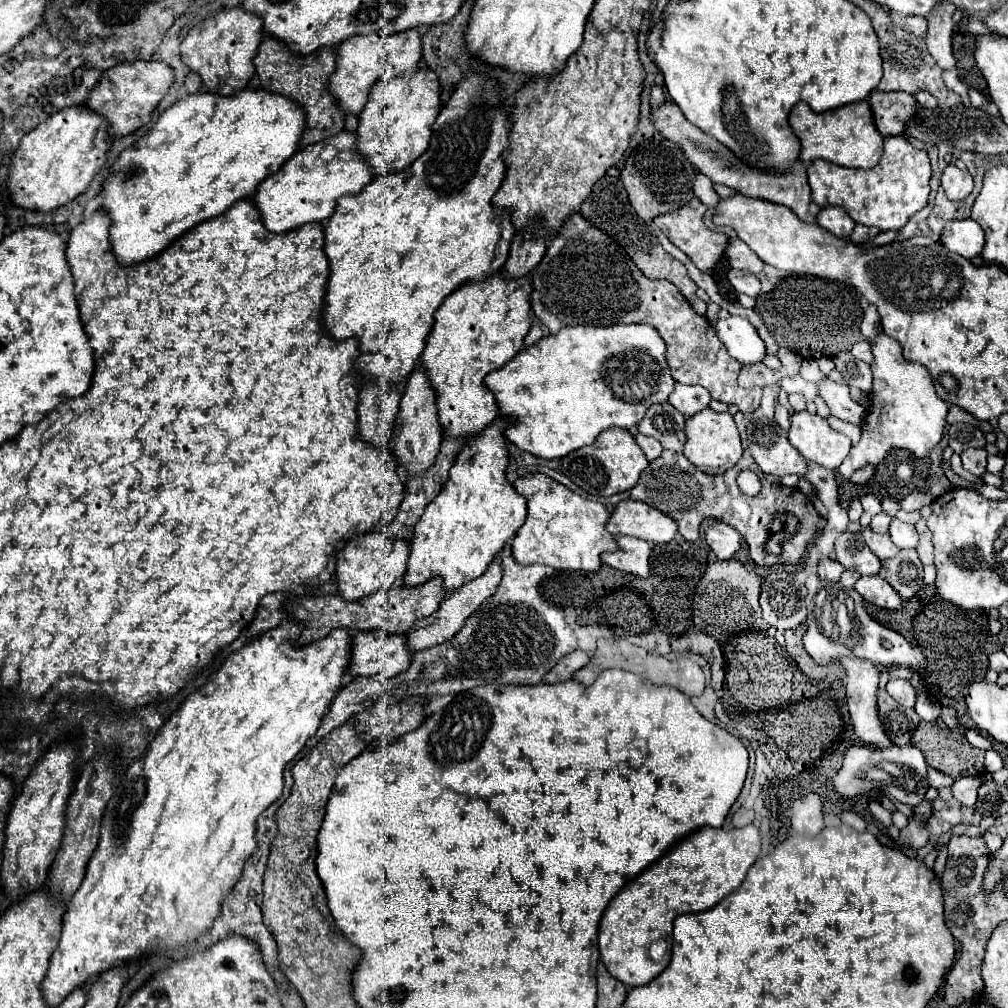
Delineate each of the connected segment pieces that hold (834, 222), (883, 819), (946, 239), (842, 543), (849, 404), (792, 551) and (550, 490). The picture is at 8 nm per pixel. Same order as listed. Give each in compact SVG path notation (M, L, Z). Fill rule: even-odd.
M826 206L820 210L820 214L816 216L816 222L832 232L834 236L838 238L848 238L856 226L856 222L846 214L844 208L838 208L838 206Z
M874 800L870 803L869 809L872 815L883 824L883 826L887 827L892 824L892 816L891 812L885 809L881 803L877 800Z
M952 220L946 224L944 232L940 234L942 244L964 258L976 258L982 254L982 246L986 242L982 226L974 220Z
M844 532L836 540L836 558L846 570L856 570L868 576L880 572L880 558L866 546L860 534Z
M824 378L818 384L818 392L826 400L826 404L830 406L832 416L846 420L846 422L852 422L856 426L862 426L862 422L866 418L866 410L858 402L852 400L850 388L844 382Z
M664 450L640 474L638 484L630 490L630 498L646 502L646 504L662 510L670 518L674 518L678 522L678 526L680 526L680 534L688 542L695 542L699 538L700 524L702 524L702 520L706 516L714 516L714 518L734 526L744 536L744 540L748 542L750 558L758 566L798 564L806 556L808 544L812 542L816 532L824 528L824 520L820 518L820 514L812 506L812 502L796 488L788 488L788 486L782 486L782 484L768 484L768 480L760 472L760 468L756 466L756 462L754 462L754 458L752 458L752 454L748 450L744 450L742 460L734 468L730 468L726 474L718 474L718 476L704 474L694 464L690 464L690 460L684 454ZM742 470L752 470L752 472L756 472L760 476L762 490L756 496L746 496L746 494L740 492L740 488L736 484L736 476ZM706 506L708 506L708 514L706 514ZM792 510L796 510L798 532L788 542L782 544L782 554L770 556L766 552L766 548L764 548L766 540L770 538L770 524L776 518L776 514L792 514Z
M530 474L514 482L518 494L528 500L528 516L512 540L514 558L520 564L546 564L556 570L600 570L600 554L618 550L616 538L606 530L610 512L604 504L582 498L546 474Z

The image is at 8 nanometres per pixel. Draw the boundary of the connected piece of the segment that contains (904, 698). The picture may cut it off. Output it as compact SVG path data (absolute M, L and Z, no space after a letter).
M890 680L888 686L886 686L886 690L902 706L914 708L914 704L916 704L916 690L910 686L908 680Z

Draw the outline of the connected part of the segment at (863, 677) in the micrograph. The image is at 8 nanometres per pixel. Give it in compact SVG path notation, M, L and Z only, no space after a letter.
M840 658L842 666L846 668L846 674L848 674L848 684L846 684L846 696L848 696L848 710L850 710L850 718L852 718L852 724L854 724L854 732L856 736L870 744L870 746L878 746L878 748L884 748L884 746L890 746L890 740L886 736L886 730L880 722L880 716L878 716L878 676L880 676L880 670L868 662L868 660L860 660L860 658Z

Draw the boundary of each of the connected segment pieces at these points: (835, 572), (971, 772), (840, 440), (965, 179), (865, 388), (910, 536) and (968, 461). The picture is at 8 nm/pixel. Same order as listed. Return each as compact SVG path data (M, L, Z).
M830 558L818 562L818 576L822 582L838 582L844 570L836 560Z
M942 720L934 722L920 722L916 732L912 734L912 744L922 750L928 766L952 776L954 780L962 776L982 776L984 774L984 750L974 748L964 734L956 730L948 730L948 726Z
M804 410L796 412L790 422L788 440L806 460L836 470L848 456L852 446L850 438L830 428L822 416Z
M948 164L942 174L942 188L950 200L962 202L974 188L972 176L968 170L958 170L954 164Z
M840 352L838 356L834 356L834 364L836 364L836 370L848 382L848 386L858 388L862 392L870 392L872 390L870 364L866 364L862 360L856 360L850 352Z
M894 518L890 522L890 538L898 548L916 548L916 544L918 544L916 528L898 518Z
M968 448L962 452L962 466L964 470L972 472L974 476L982 476L986 472L986 450L976 450L976 448Z

